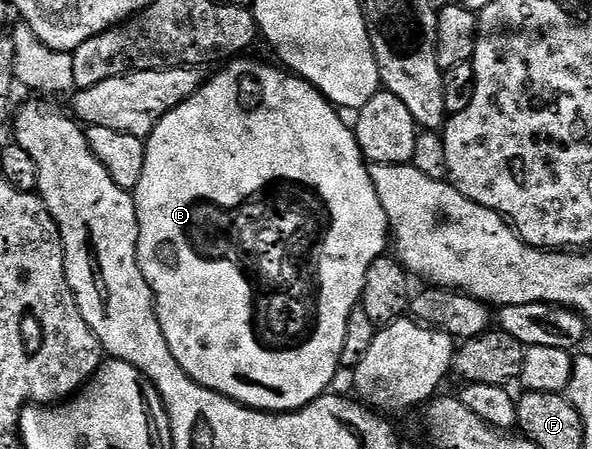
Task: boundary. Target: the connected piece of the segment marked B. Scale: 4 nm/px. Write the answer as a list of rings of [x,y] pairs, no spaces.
[[[240,56],[235,60],[229,61],[225,70],[220,70],[212,79],[205,81],[178,108],[166,112],[162,120],[153,128],[152,133],[146,139],[146,160],[142,164],[142,180],[138,180],[134,191],[136,200],[136,219],[138,220],[138,244],[136,245],[136,255],[138,264],[142,268],[142,276],[146,284],[152,290],[152,297],[156,304],[156,315],[160,321],[162,332],[166,336],[166,344],[178,360],[178,364],[189,374],[198,384],[210,388],[214,392],[224,394],[228,398],[233,398],[236,402],[241,402],[243,406],[249,406],[251,410],[267,410],[269,412],[287,412],[290,410],[301,410],[303,406],[309,406],[316,398],[329,389],[328,386],[336,378],[336,369],[341,369],[342,348],[346,340],[346,320],[350,320],[350,312],[361,301],[364,293],[364,281],[366,272],[374,260],[385,257],[387,248],[390,246],[390,231],[388,228],[388,217],[382,208],[382,200],[378,200],[378,192],[372,183],[371,169],[366,165],[364,154],[358,148],[356,135],[353,127],[343,122],[341,111],[333,106],[316,87],[311,86],[307,80],[298,75],[281,68],[279,65],[271,66],[268,62],[255,62],[249,56]]]

